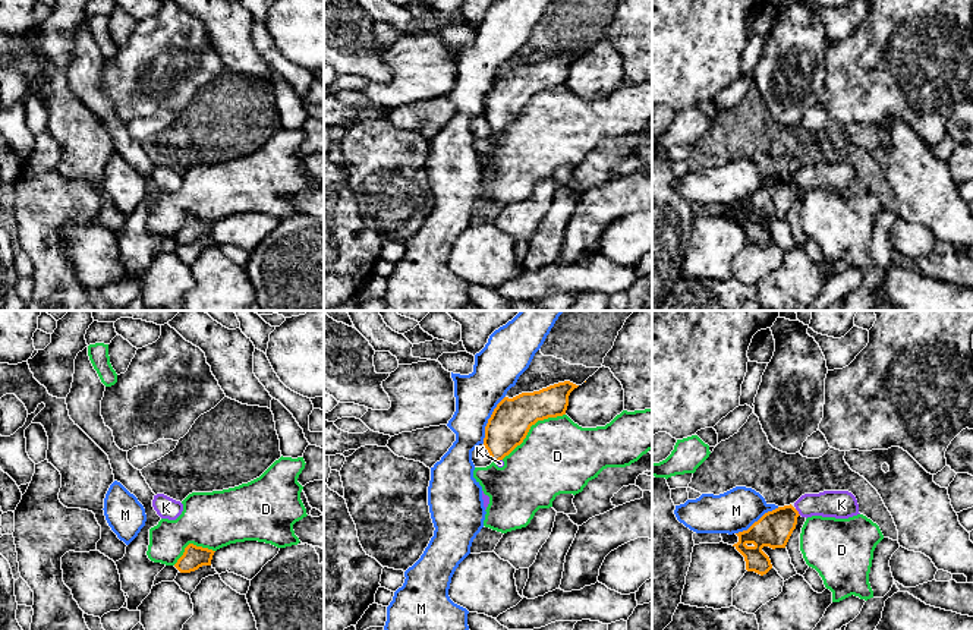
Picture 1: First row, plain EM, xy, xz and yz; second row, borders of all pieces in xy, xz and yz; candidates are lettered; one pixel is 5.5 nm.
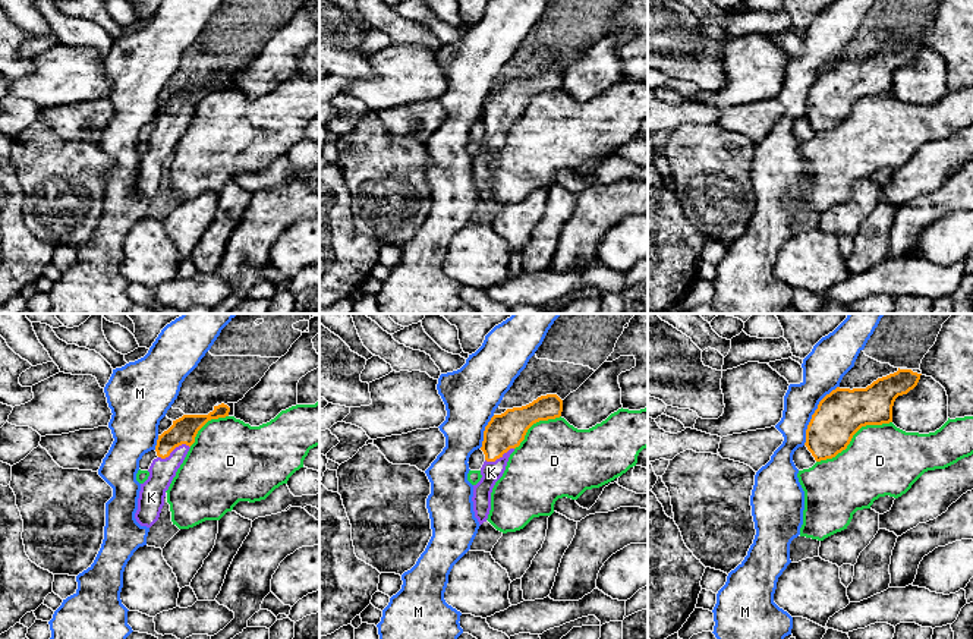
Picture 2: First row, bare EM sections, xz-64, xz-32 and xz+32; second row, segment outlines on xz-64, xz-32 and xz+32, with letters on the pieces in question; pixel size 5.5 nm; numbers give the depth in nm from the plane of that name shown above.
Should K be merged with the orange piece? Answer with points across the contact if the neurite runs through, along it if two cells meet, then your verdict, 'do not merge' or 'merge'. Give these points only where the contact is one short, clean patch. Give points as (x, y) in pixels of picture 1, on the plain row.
across yz (774, 201), (789, 186), (797, 183), (809, 176), (841, 176) | merge

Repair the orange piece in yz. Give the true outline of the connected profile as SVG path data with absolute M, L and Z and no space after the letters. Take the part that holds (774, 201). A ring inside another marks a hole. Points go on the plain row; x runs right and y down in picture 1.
M848 163L804 166L793 177L768 183L747 202L736 205L739 214L733 218L744 229L747 243L763 248L772 240L772 236L762 220L785 220L799 188L848 190L857 186L860 186L857 171Z

